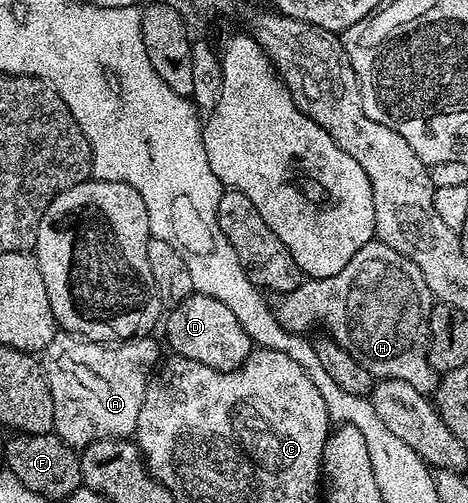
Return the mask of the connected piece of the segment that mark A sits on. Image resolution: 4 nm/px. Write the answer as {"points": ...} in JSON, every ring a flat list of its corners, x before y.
{"points":[[58,334,44,347,42,367,50,386,50,398,54,398,54,431,71,448,82,450,95,440,123,440,135,433,146,386,161,359,160,348,152,339,151,335,146,335,111,344,99,344,82,336]]}

